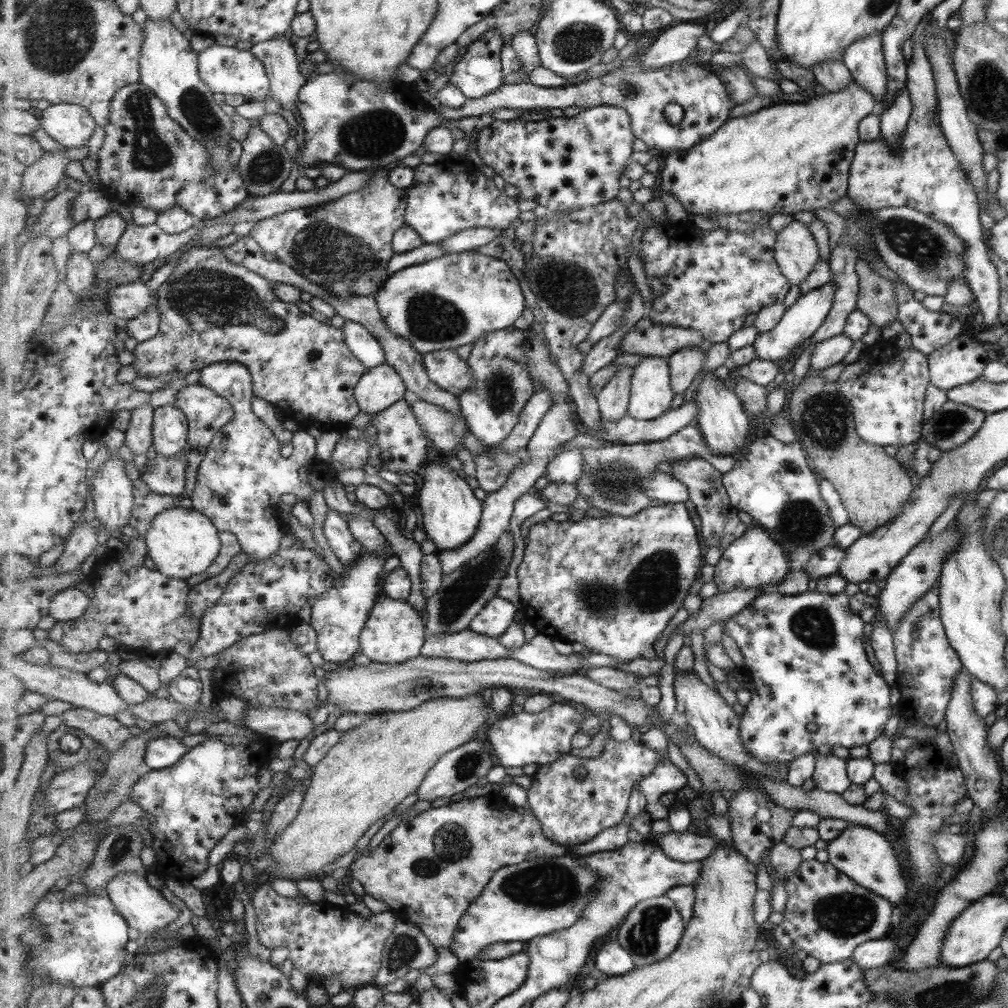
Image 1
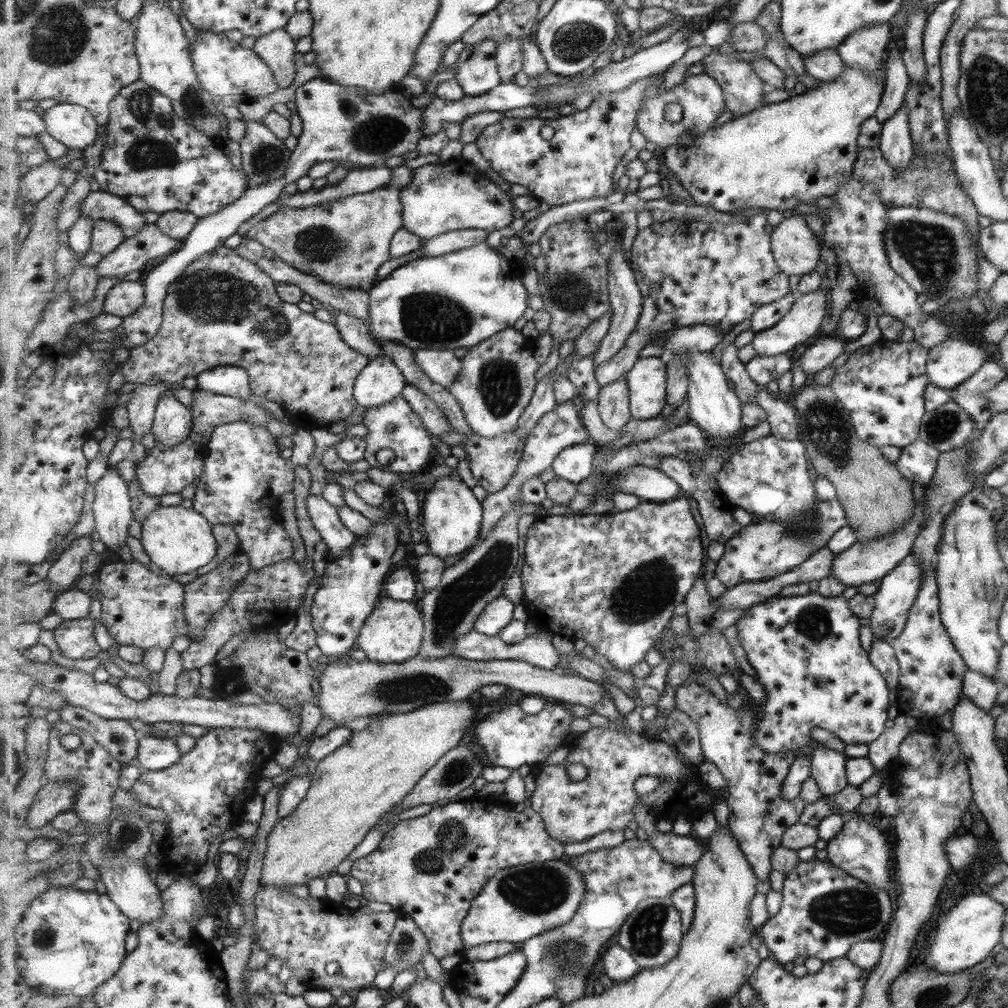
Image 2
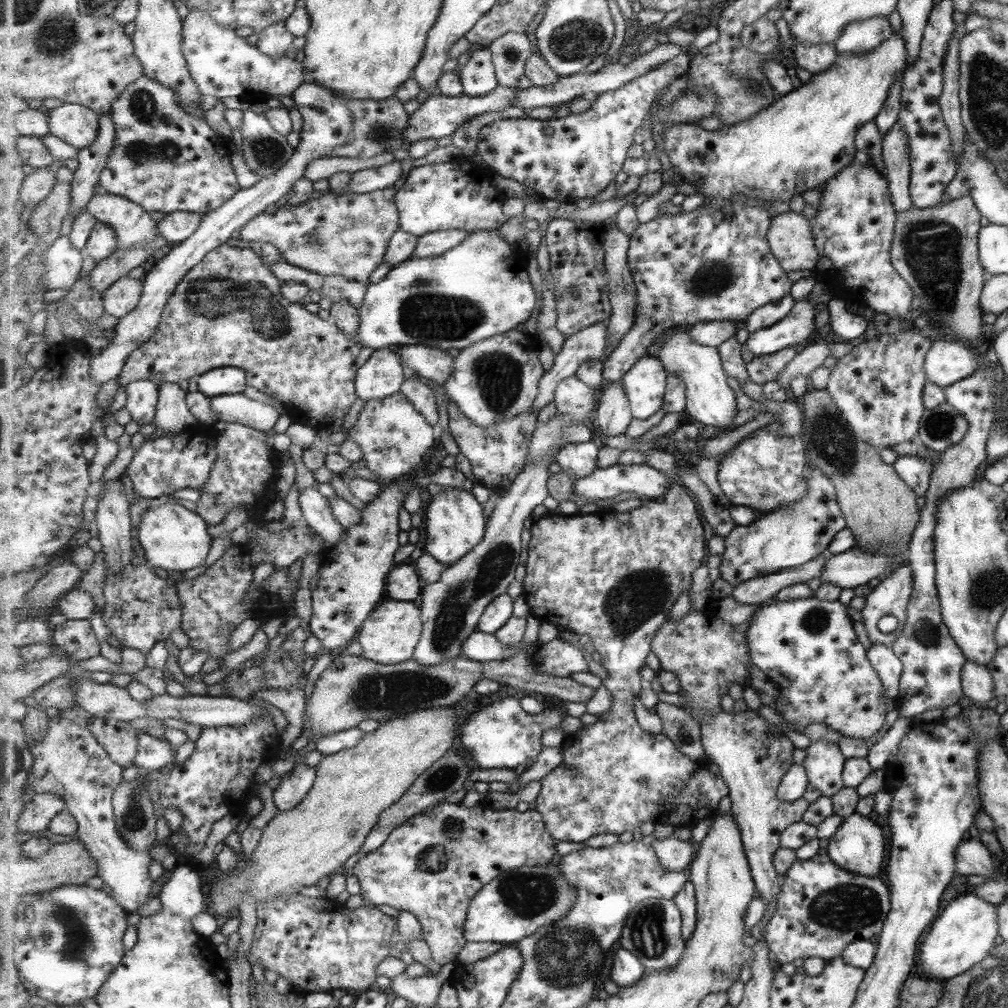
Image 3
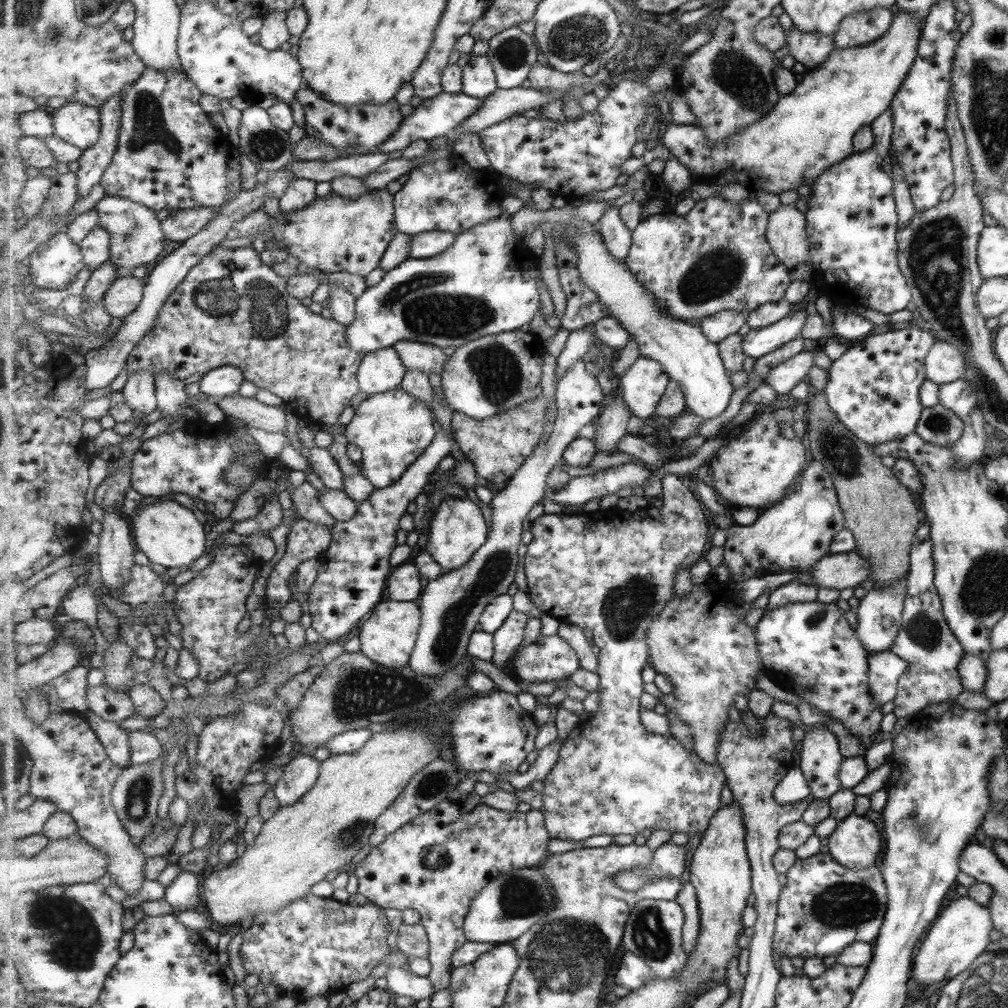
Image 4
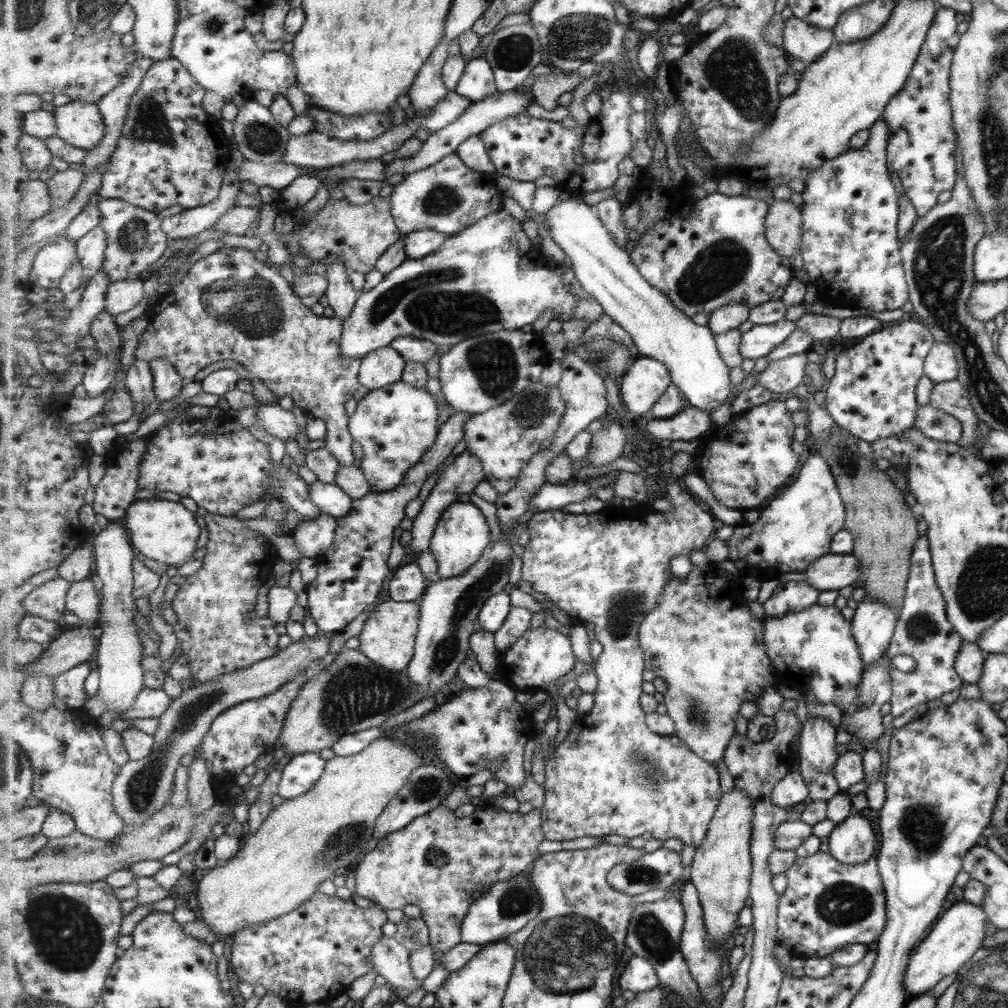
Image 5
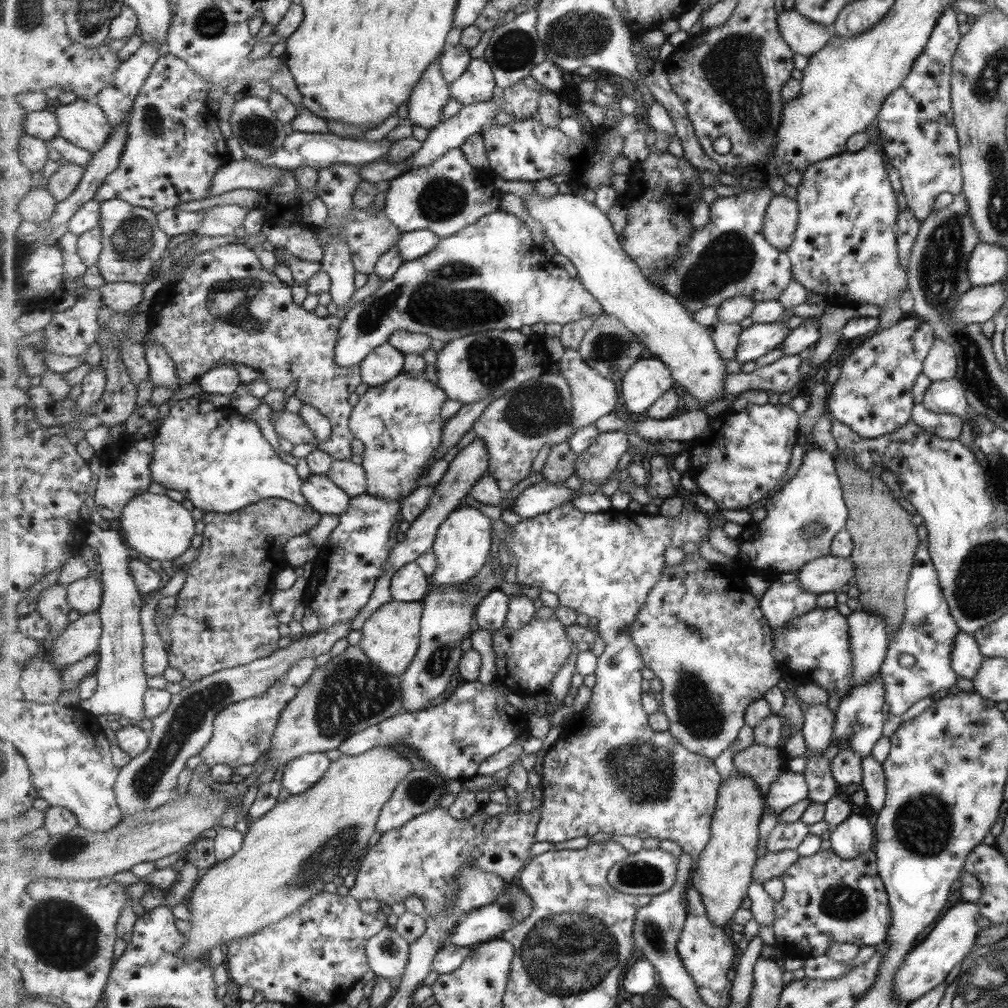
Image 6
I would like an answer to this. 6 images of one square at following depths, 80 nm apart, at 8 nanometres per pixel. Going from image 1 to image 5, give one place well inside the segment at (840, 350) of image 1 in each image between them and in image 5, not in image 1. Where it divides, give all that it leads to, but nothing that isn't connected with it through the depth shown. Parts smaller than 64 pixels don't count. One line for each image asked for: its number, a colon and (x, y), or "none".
2: (819, 355)
3: (811, 357)
4: (783, 379)
5: (782, 377)

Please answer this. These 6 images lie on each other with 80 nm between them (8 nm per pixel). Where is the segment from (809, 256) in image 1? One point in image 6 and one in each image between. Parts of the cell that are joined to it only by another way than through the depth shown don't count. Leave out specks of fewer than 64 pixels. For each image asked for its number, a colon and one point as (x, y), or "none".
2: (796, 249)
3: (791, 239)
4: (788, 233)
5: (785, 223)
6: (782, 221)

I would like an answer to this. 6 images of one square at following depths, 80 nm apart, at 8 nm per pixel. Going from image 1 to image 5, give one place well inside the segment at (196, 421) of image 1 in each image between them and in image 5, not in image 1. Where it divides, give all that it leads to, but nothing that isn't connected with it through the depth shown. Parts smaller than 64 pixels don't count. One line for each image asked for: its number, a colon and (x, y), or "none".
2: (210, 411)
3: (237, 408)
4: (254, 414)
5: (276, 421)

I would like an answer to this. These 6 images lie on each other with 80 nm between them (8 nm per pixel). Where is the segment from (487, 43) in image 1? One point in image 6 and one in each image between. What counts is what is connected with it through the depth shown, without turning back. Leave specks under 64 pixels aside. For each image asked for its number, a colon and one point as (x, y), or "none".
2: (480, 73)
3: (478, 74)
4: (479, 79)
5: (479, 81)
6: (478, 84)

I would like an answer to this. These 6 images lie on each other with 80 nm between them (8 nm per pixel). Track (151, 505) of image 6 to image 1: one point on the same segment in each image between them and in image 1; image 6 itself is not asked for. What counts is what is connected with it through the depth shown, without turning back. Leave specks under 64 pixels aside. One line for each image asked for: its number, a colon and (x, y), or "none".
1: (182, 542)
2: (178, 540)
3: (174, 538)
4: (169, 534)
5: (165, 531)

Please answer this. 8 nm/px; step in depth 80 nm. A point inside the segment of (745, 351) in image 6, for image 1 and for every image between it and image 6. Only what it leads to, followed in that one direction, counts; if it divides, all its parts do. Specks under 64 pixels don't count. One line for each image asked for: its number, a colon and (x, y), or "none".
1: (802, 318)
2: (803, 320)
3: (795, 328)
4: (759, 342)
5: (761, 339)

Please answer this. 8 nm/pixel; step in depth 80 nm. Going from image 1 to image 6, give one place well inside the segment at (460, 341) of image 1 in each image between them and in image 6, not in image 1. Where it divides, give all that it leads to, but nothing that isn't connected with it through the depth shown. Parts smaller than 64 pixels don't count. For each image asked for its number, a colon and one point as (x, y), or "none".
2: (457, 300)
3: (481, 288)
4: (485, 284)
5: (489, 278)
6: (491, 275)

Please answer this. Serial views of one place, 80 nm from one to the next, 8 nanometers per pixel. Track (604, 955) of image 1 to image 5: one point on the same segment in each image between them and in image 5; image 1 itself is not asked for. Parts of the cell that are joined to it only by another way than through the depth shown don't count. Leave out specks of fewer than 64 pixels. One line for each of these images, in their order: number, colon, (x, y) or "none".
2: (619, 965)
3: (627, 969)
4: (633, 973)
5: (640, 975)

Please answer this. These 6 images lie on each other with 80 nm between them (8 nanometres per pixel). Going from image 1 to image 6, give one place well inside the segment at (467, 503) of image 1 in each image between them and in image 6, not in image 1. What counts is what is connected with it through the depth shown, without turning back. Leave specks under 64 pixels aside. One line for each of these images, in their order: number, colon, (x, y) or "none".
2: (452, 514)
3: (456, 521)
4: (458, 529)
5: (462, 535)
6: (463, 544)

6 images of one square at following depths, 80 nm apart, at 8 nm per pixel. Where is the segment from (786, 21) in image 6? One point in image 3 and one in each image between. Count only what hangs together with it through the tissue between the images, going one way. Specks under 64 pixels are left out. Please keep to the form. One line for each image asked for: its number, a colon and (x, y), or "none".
3: (815, 58)
4: (810, 49)
5: (806, 43)

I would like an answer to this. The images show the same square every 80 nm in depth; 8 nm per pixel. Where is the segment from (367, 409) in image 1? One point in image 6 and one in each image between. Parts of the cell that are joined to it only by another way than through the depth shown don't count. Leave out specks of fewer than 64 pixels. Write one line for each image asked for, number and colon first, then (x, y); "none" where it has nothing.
2: (381, 382)
3: (384, 375)
4: (382, 371)
5: (382, 368)
6: (385, 363)

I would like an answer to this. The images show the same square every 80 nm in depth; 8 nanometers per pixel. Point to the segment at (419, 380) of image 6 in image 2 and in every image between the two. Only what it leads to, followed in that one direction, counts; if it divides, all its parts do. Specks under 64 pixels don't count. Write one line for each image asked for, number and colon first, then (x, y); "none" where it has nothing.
2: (396, 426)
3: (395, 437)
4: (393, 430)
5: (396, 426)

